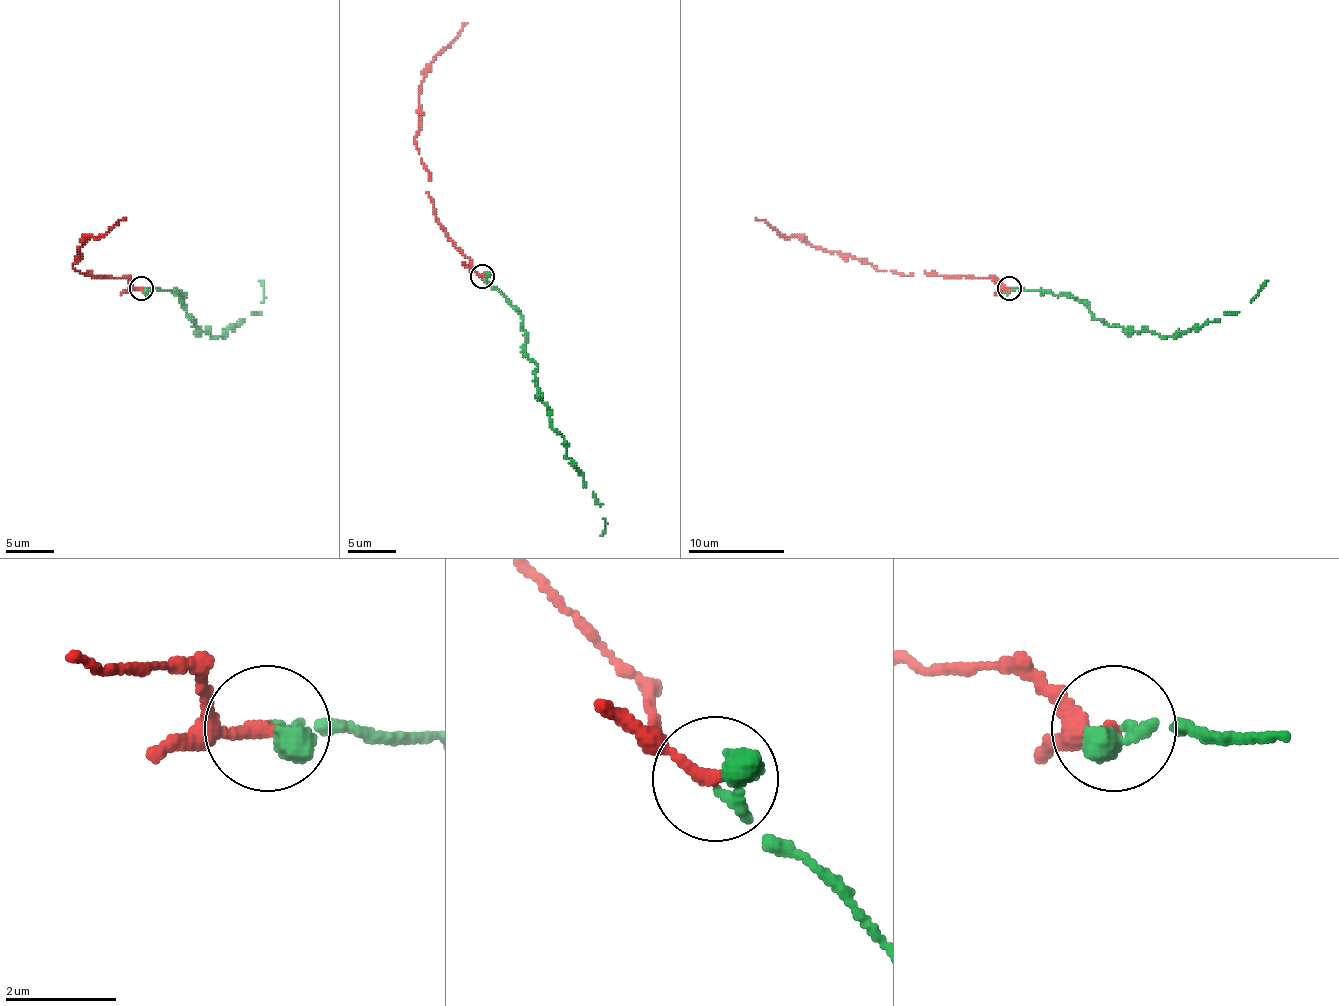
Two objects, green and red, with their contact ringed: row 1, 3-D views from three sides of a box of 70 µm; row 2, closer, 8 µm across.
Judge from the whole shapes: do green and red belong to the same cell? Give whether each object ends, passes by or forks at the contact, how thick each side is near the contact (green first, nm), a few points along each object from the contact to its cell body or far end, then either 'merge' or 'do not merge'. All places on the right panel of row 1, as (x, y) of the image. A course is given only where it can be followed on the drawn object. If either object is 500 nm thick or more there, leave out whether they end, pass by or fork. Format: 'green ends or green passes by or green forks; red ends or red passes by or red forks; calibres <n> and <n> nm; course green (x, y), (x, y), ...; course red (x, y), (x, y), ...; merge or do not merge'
green ends; red ends; calibres 480 and 240 nm; course green (1009, 288), (1082, 300), (1096, 319), (1111, 326), (1171, 336), (1239, 312), (1268, 280); course red (1009, 288), (1002, 288), (992, 278), (927, 273), (903, 275), (823, 251), (797, 237), (782, 237), (756, 218); merge

